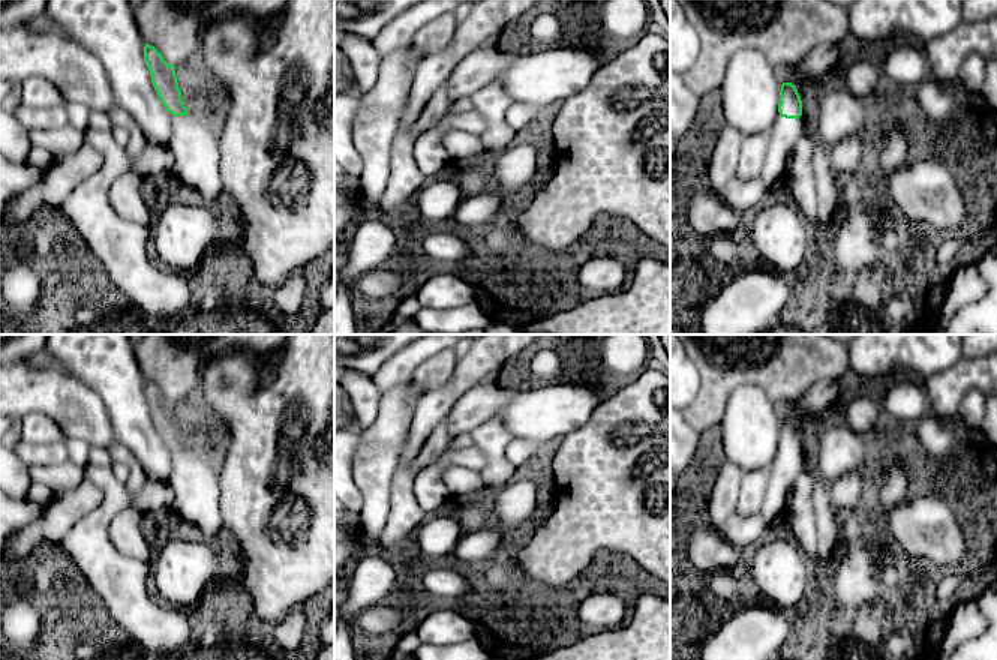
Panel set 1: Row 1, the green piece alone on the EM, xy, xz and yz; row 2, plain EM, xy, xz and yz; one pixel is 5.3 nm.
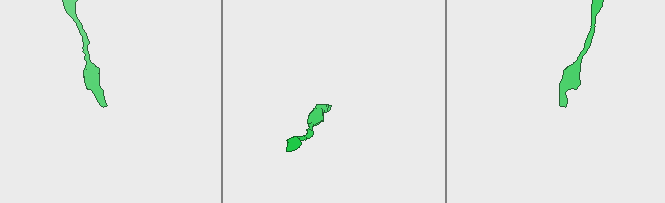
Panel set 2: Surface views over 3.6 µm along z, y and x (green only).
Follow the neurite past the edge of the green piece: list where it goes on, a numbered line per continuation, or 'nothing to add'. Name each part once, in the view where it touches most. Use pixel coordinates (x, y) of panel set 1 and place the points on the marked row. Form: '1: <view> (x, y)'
1: yz (786, 132)

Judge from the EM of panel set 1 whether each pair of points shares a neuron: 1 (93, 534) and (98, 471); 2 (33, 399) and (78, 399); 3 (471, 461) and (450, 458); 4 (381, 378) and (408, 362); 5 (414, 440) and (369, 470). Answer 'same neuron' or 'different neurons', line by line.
1: same neuron
2: same neuron
3: same neuron
4: same neuron
5: different neurons

